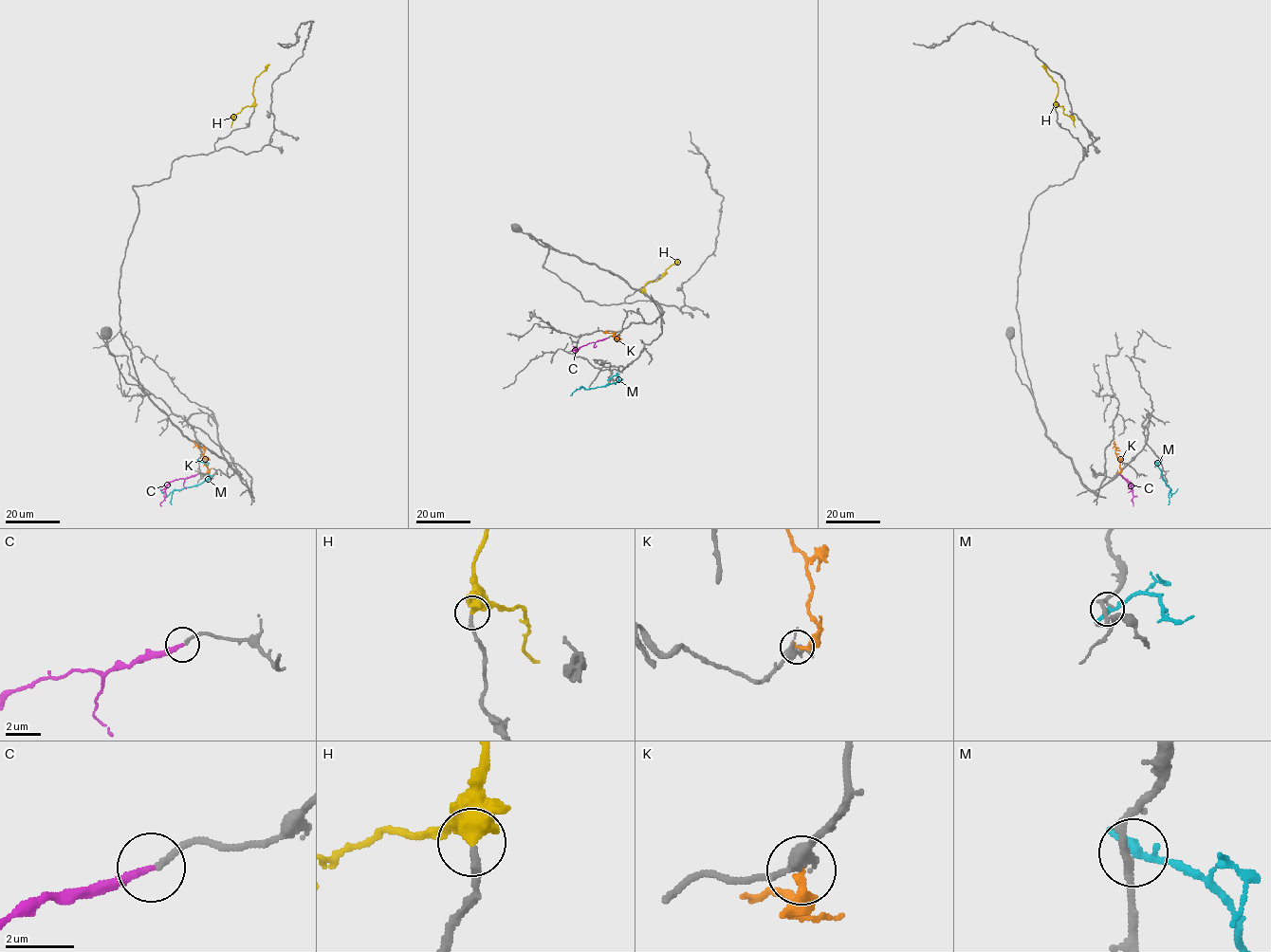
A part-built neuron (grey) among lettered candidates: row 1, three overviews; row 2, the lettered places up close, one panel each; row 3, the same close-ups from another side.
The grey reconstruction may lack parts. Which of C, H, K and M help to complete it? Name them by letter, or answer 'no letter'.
C, H

